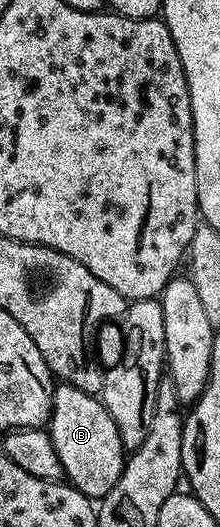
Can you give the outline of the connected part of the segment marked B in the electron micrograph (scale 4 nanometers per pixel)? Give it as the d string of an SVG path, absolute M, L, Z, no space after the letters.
M56 385L49 433L53 448L61 460L66 481L76 486L87 498L104 498L121 476L125 465L125 451L117 432L117 424L113 424L113 416L109 416L102 401L94 394L81 392L81 388Z

